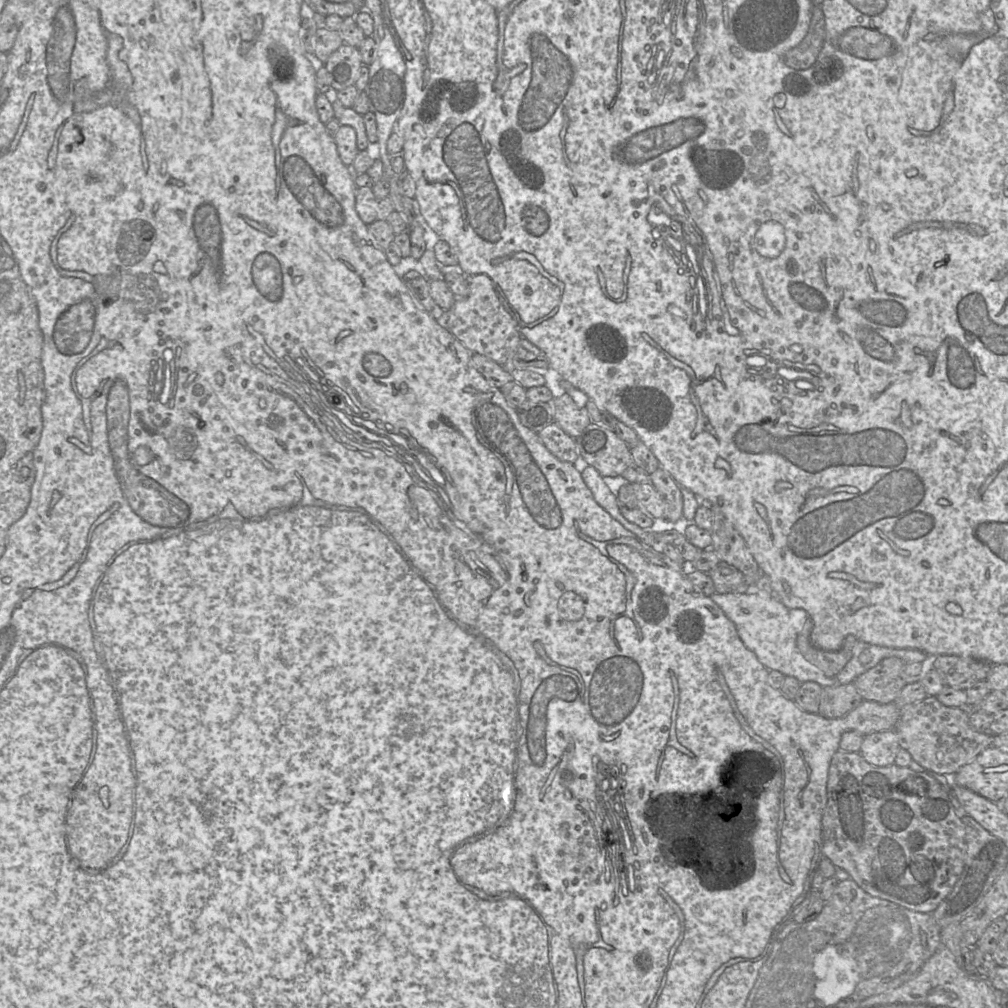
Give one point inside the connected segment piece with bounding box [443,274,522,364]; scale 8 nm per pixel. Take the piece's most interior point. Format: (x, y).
(480, 322)

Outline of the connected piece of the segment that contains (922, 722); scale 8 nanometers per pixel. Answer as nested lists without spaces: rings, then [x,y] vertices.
[[[927,696],[920,702],[906,706],[900,710],[894,728],[900,747],[924,768],[942,775],[955,775],[962,766],[993,746],[993,734],[980,733],[971,726],[970,710],[968,707],[945,706],[934,696]]]

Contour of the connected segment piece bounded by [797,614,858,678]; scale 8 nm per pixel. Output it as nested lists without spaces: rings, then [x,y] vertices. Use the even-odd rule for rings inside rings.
[[[807,614],[804,628],[797,637],[799,652],[810,663],[819,668],[827,677],[836,677],[852,657],[853,647],[858,638],[854,635],[845,637],[842,647],[838,650],[822,650],[811,643],[813,621]]]

